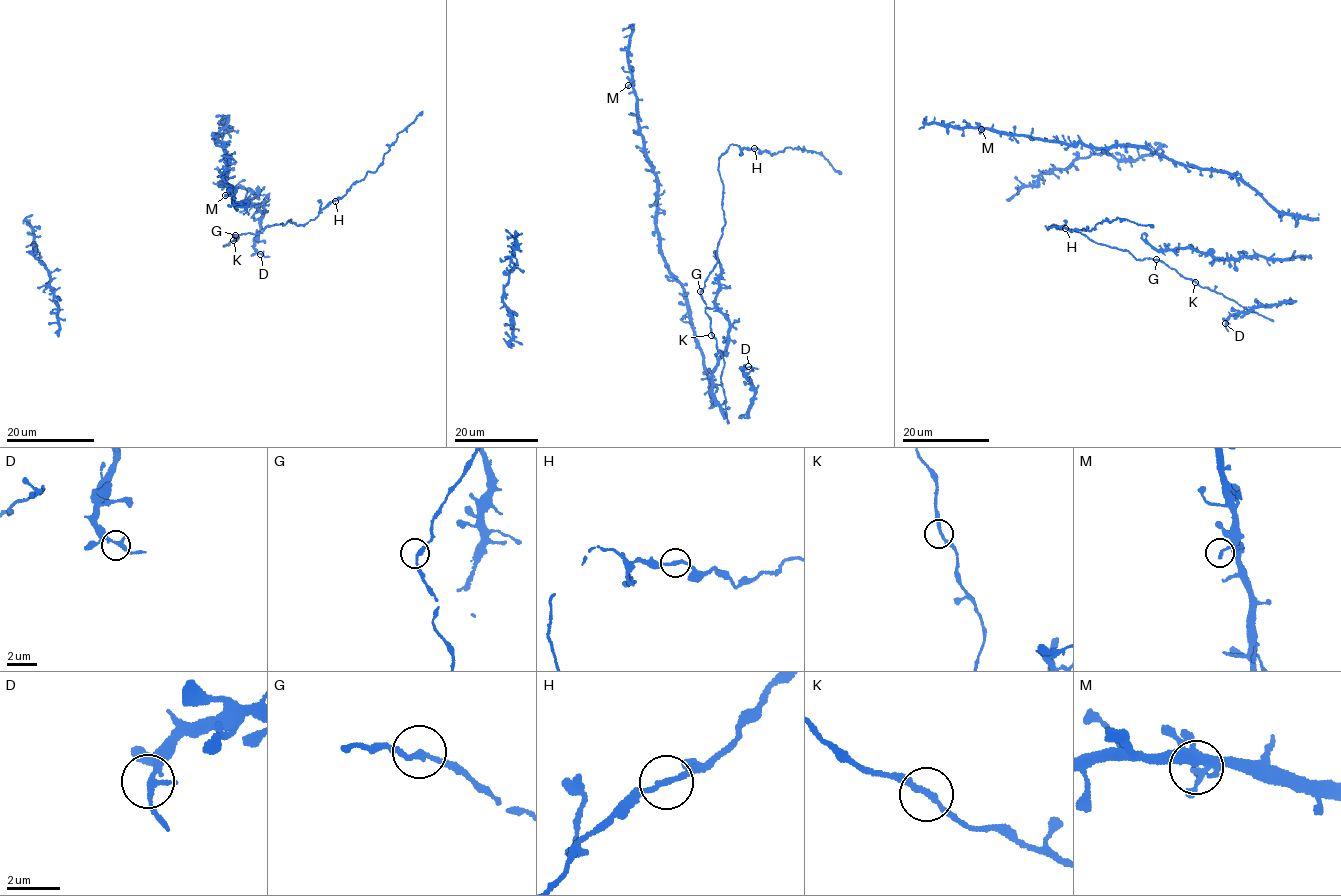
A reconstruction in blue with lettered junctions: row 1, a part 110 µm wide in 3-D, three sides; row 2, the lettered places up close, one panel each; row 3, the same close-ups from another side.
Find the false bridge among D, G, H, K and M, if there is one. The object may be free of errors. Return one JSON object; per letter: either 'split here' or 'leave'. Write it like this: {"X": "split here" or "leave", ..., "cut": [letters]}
{"D": "leave", "G": "leave", "H": "leave", "K": "leave", "M": "leave", "cut": []}

